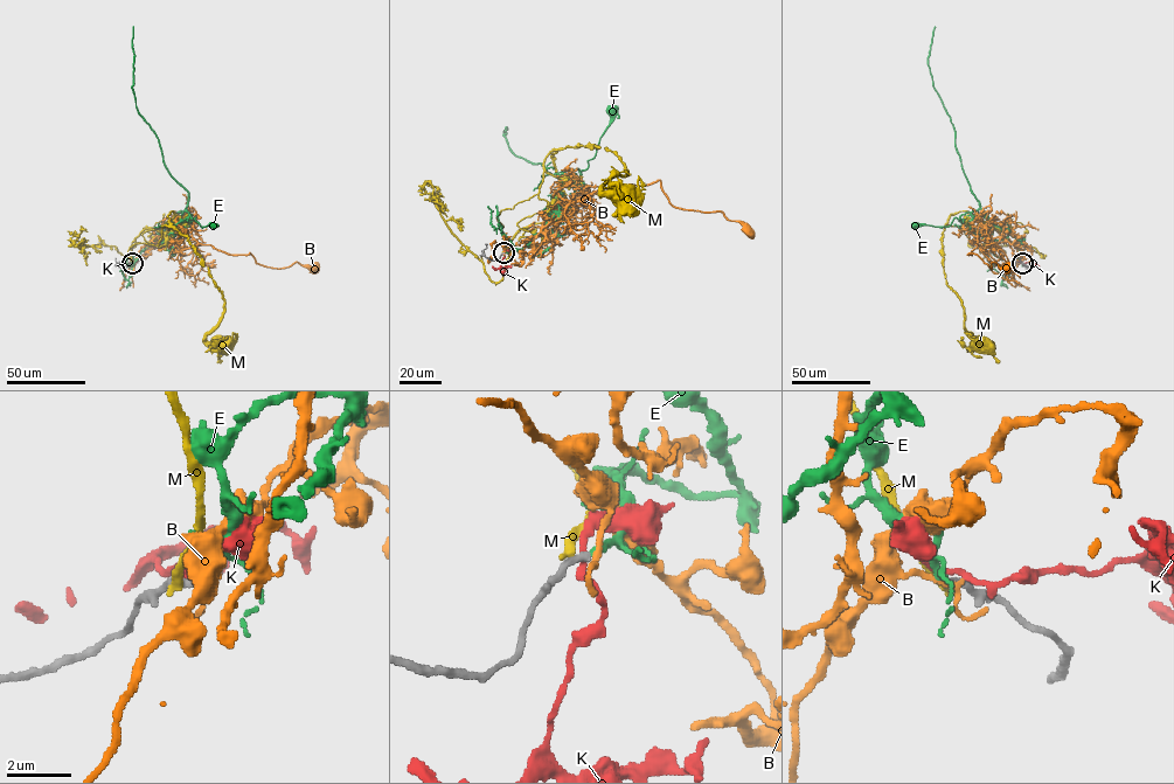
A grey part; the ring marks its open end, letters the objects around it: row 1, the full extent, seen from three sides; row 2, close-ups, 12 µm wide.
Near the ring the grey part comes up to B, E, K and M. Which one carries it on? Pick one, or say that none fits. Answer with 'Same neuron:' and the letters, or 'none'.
Same neuron: E

